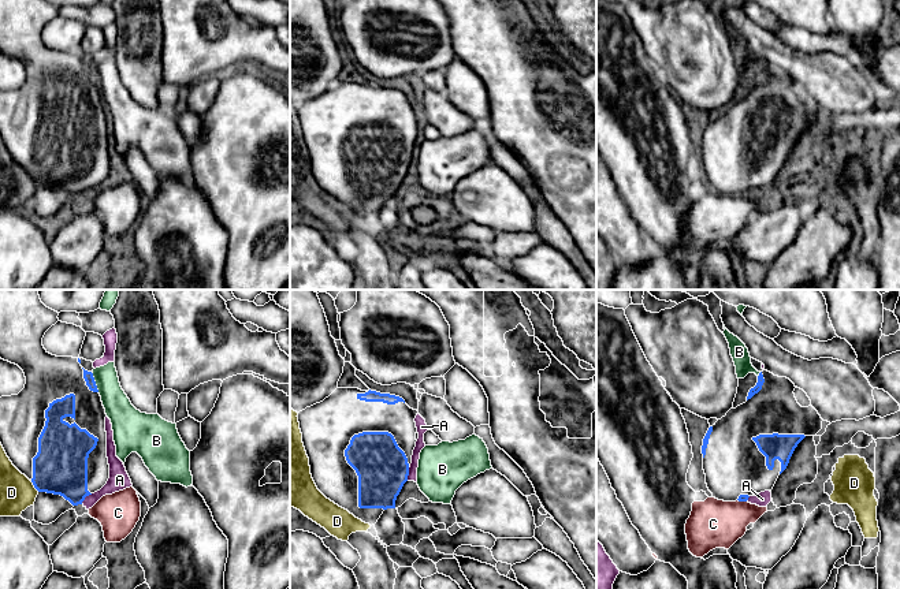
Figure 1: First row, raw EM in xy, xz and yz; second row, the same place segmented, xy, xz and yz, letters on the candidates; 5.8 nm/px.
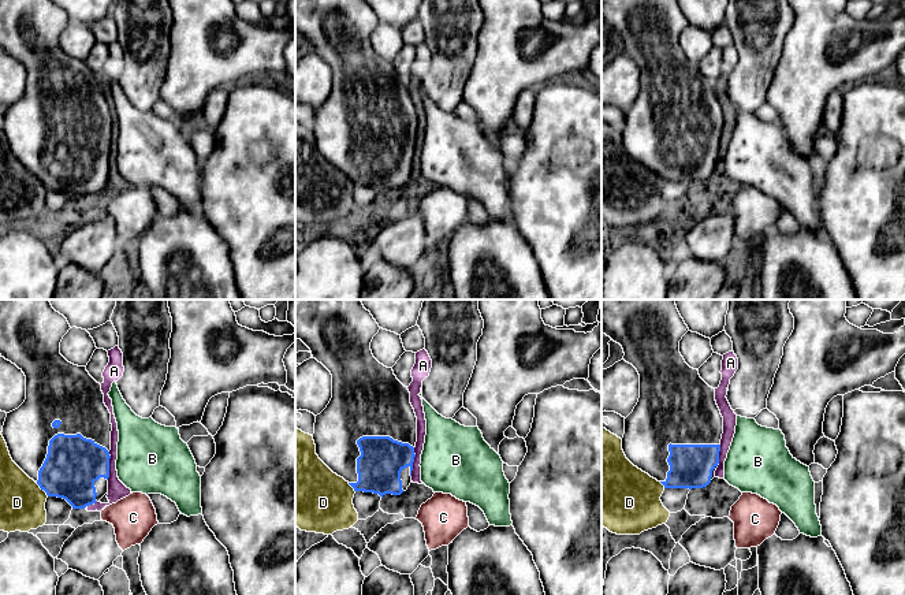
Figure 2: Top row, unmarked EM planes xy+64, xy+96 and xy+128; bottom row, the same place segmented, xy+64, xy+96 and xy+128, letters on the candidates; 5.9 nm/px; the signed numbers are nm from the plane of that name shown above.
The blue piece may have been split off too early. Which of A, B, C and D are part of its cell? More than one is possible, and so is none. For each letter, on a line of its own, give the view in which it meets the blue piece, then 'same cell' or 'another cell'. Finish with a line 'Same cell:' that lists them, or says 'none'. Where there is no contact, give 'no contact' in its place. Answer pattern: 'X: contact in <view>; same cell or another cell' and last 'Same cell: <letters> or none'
A: contact in xy; another cell
B: contact in xy; another cell
C: contact in yz; another cell
D: contact in xy; another cell
Same cell: none

